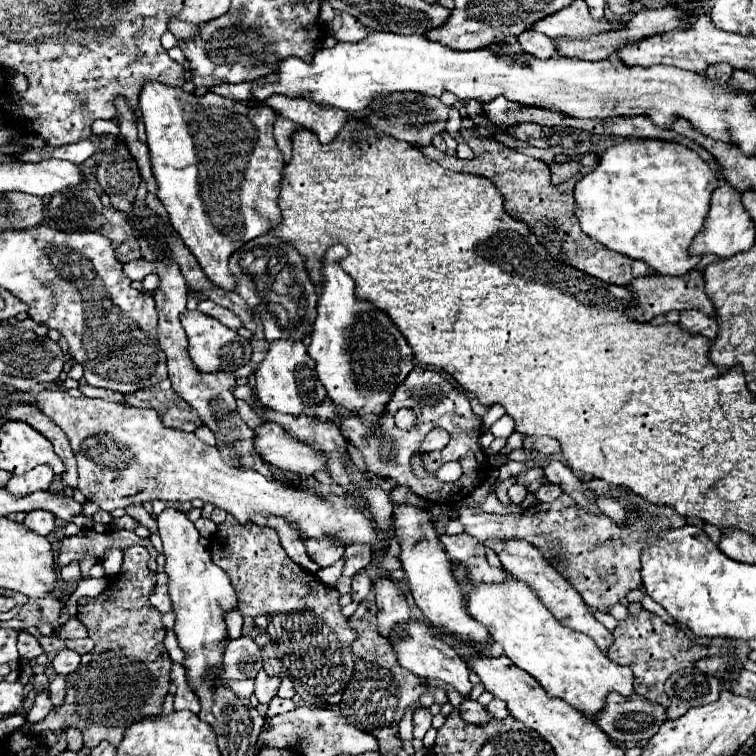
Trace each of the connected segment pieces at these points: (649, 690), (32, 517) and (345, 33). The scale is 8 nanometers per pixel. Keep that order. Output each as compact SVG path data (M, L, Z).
M630 604L628 610L630 610L628 618L618 622L618 628L614 630L614 644L608 650L608 656L616 664L624 664L624 666L632 668L634 690L640 696L668 708L670 700L664 692L666 678L684 666L694 666L696 660L706 656L708 648L694 644L680 628L666 624L660 616L644 610L640 604Z
M32 510L28 512L24 526L40 536L48 536L54 530L54 514L44 512L44 510Z
M342 14L342 26L340 26L340 30L334 32L334 38L338 42L360 42L366 36L368 36L366 26L362 26L356 18L352 18L348 14Z

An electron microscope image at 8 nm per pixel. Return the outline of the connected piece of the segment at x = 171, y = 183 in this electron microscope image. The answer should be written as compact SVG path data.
M146 80L140 92L140 114L146 124L146 144L150 148L152 172L158 182L158 198L162 200L174 230L196 256L206 276L216 286L232 290L234 280L228 272L228 256L242 244L280 224L278 196L284 160L272 136L276 112L268 106L248 106L246 102L230 100L212 92L198 98L178 86Z

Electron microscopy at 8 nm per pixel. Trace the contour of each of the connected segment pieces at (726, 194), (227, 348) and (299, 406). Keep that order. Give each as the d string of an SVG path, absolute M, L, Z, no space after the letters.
M722 184L712 194L710 212L708 212L708 218L704 222L704 228L696 234L688 254L692 254L692 256L716 254L720 258L730 258L738 252L748 250L752 244L754 244L754 222L740 202L740 192L734 190L730 184Z
M186 310L184 316L182 316L182 328L188 336L190 358L200 372L220 372L220 370L234 372L236 368L250 362L250 354L252 354L250 342L246 338L238 336L238 332L220 324L218 320L214 320L210 316L204 316L198 310Z
M274 340L254 376L256 396L266 408L276 412L314 416L314 408L326 400L324 386L316 378L316 362L308 356L306 346L300 340Z

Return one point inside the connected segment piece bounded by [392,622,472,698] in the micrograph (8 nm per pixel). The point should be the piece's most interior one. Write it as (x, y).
(423, 654)

